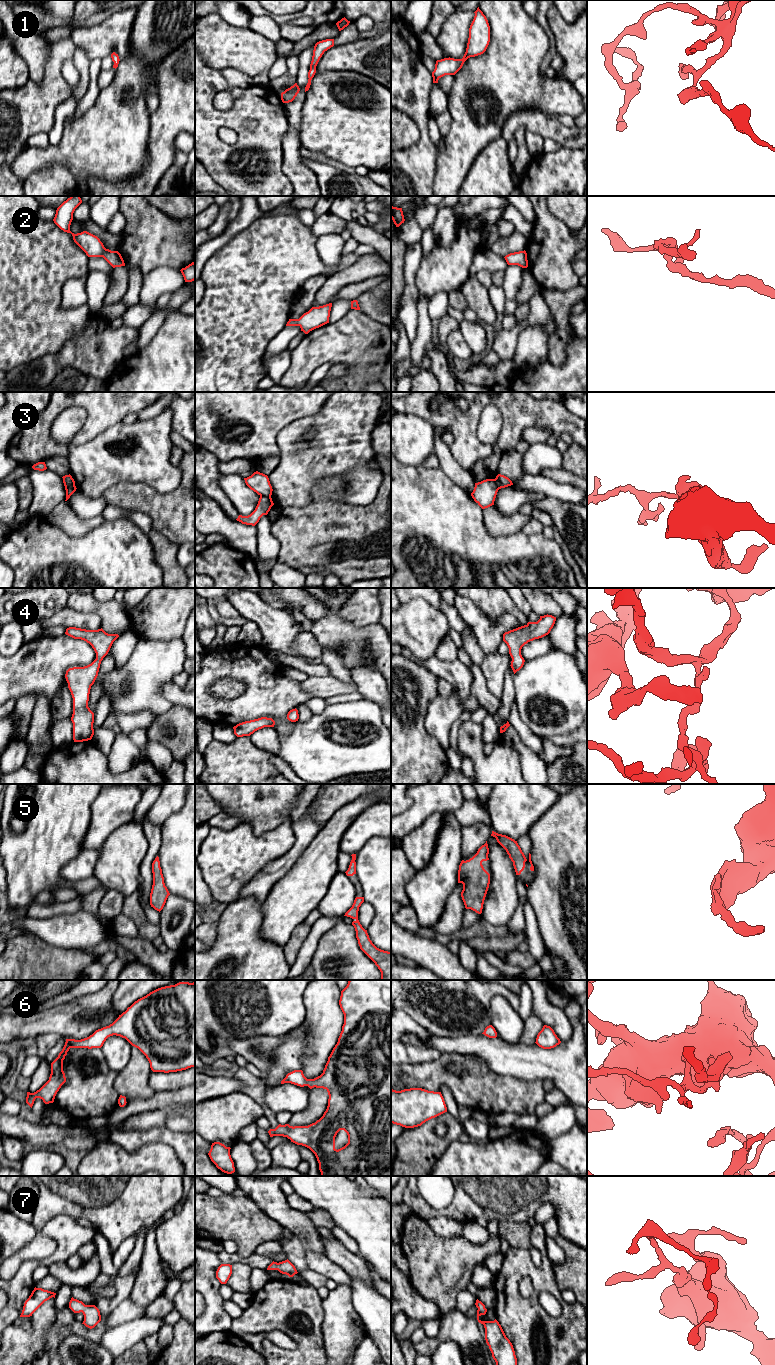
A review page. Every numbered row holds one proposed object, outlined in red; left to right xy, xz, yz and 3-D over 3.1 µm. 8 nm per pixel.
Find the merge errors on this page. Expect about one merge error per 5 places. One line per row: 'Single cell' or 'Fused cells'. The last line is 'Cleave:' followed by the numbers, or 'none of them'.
1: Single cell
2: Single cell
3: Fused cells
4: Single cell
5: Single cell
6: Single cell
7: Single cell
Cleave: 3

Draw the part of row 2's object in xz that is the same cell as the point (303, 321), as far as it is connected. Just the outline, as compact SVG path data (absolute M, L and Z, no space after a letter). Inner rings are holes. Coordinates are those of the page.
M332 303L312 307L299 319L289 319L286 326L299 326L301 331L308 334L310 331L329 323L331 307Z

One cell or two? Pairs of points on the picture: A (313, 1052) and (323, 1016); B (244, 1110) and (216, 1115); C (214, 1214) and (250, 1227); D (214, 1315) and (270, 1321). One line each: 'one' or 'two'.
A: one
B: one
C: one
D: two

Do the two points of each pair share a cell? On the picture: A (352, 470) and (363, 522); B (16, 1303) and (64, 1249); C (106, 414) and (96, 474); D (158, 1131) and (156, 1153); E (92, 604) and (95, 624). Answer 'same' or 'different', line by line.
A: different
B: same
C: different
D: different
E: different

